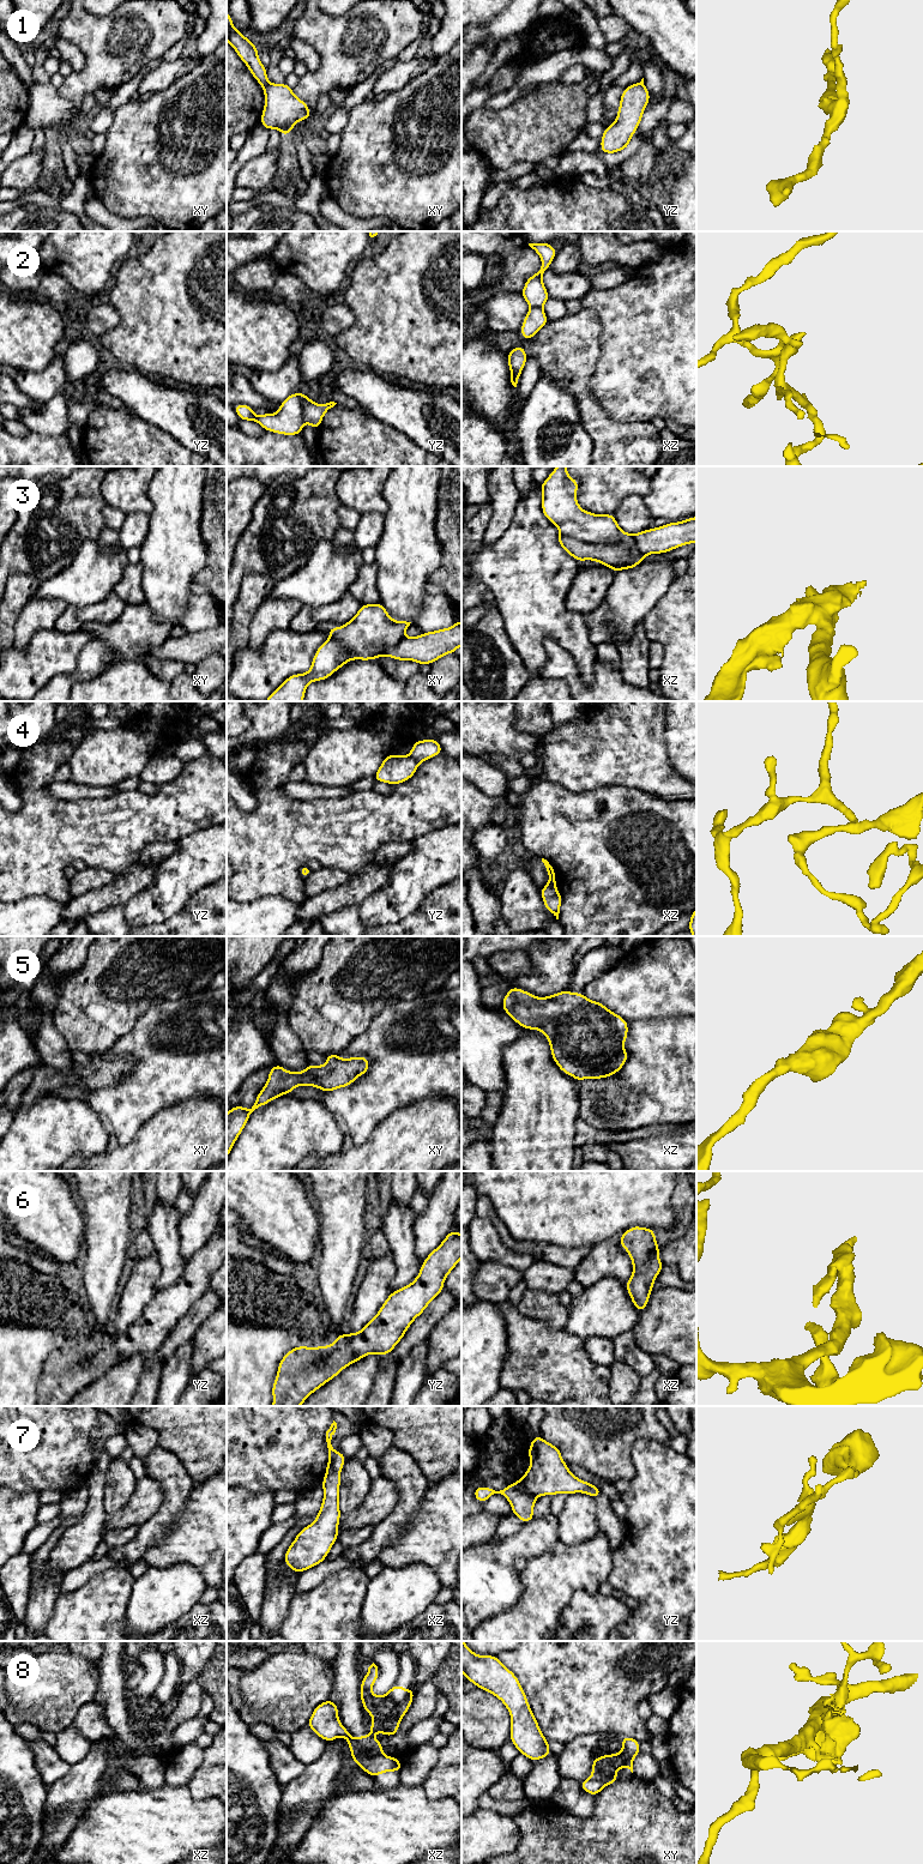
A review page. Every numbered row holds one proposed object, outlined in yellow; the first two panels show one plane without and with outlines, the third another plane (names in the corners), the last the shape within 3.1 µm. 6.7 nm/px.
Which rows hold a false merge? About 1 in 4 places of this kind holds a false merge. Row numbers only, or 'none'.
1, 2, 3, 4, 7, 8

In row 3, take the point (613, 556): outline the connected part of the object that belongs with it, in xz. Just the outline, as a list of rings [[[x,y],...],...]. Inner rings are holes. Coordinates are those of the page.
[[[562,535],[559,536],[557,543],[579,562],[592,560],[609,567],[615,573],[620,571],[621,565],[627,565],[632,556],[632,548],[625,543],[593,545]]]

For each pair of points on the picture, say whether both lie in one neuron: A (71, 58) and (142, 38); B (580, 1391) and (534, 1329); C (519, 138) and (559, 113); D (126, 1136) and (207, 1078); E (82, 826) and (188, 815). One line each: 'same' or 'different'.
A: different
B: same
C: same
D: same
E: same

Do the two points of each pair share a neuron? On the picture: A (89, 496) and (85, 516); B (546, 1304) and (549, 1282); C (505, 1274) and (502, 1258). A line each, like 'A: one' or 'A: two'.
A: one
B: two
C: two

